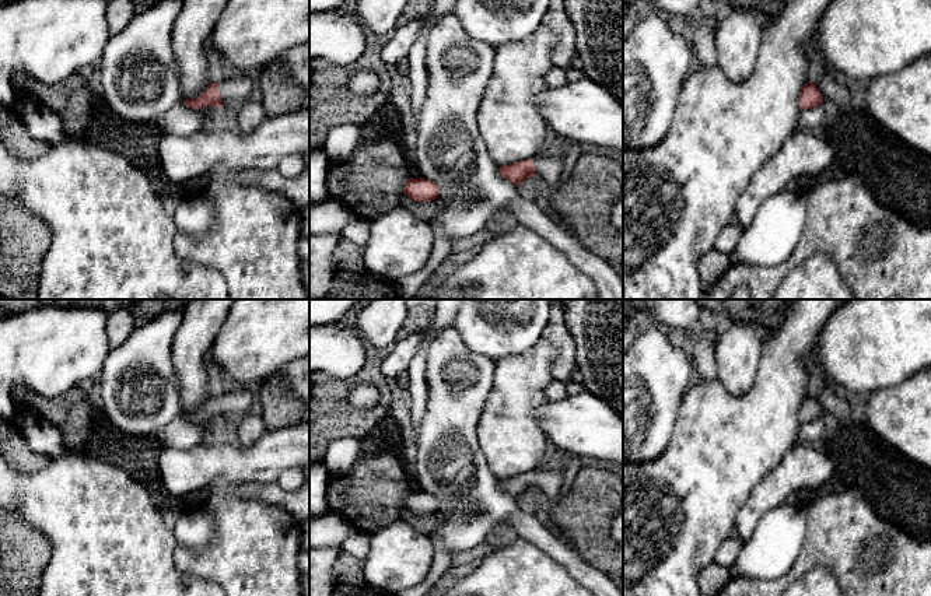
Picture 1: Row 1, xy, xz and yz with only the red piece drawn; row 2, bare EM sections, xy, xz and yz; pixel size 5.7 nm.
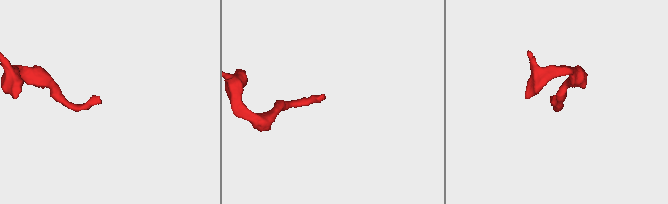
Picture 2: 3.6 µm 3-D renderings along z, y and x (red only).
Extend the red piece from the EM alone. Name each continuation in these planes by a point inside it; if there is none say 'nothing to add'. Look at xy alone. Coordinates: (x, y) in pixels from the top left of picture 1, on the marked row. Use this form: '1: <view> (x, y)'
1: xy (237, 88)

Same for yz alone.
nothing to add

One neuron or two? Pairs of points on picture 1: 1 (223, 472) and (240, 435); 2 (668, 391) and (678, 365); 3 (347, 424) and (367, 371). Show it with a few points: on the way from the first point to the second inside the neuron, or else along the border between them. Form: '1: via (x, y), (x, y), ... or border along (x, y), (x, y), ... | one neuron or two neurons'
1: border along (266, 430), (247, 446), (240, 446), (231, 440) | two neurons
2: via (668, 385), (668, 375), (672, 371) | one neuron
3: via (364, 421), (382, 405), (382, 388) | one neuron

